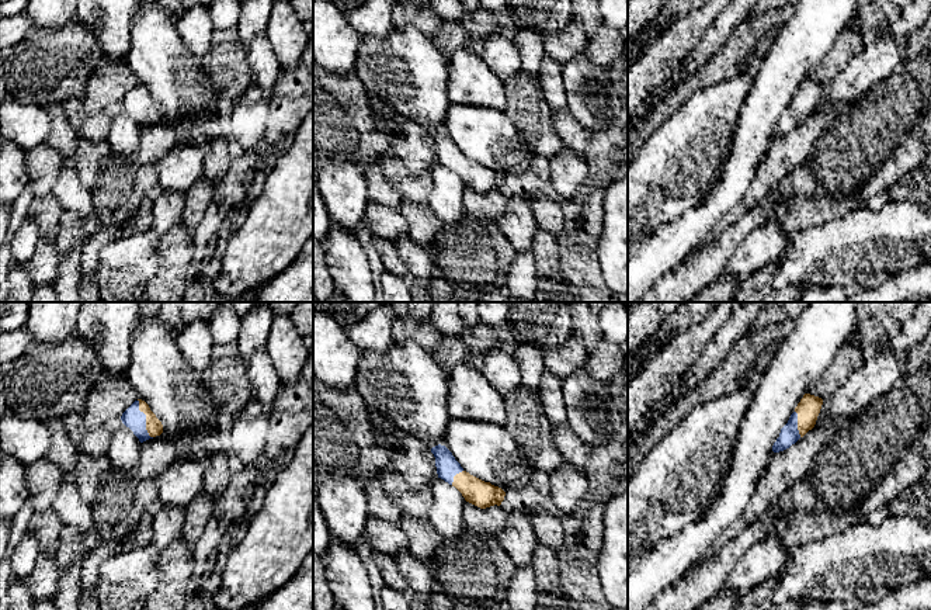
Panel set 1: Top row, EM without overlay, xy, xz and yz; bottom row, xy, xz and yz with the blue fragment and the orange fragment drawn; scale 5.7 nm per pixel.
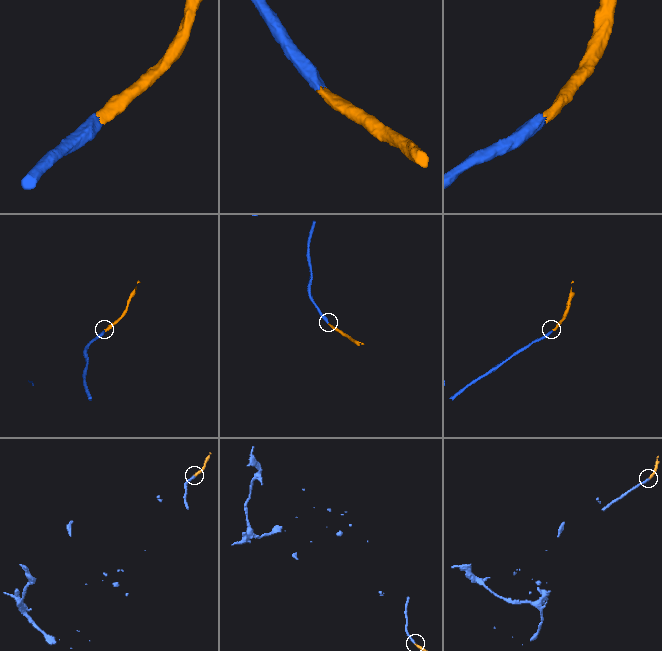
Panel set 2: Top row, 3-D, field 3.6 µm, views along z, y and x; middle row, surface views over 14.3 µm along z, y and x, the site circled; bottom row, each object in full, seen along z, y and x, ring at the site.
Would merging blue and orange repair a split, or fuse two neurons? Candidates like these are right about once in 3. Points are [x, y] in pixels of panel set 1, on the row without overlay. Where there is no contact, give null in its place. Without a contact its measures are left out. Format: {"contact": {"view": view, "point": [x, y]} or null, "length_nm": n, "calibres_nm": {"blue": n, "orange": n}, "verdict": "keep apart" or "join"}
{"contact": {"view": "xy", "point": [145, 104]}, "length_nm": 240, "calibres_nm": {"blue": 120, "orange": 90}, "verdict": "join"}

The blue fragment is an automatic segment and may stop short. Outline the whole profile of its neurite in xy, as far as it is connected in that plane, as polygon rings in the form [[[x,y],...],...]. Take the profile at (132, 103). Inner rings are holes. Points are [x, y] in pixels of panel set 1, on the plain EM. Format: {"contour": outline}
{"contour": [[[138,84],[121,101],[122,108],[129,112],[140,128],[160,121],[163,110],[150,96],[149,90]]]}

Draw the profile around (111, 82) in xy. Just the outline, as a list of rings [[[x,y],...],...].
[[[104,59],[84,87],[83,111],[88,119],[114,111],[135,86],[138,80],[126,62]]]

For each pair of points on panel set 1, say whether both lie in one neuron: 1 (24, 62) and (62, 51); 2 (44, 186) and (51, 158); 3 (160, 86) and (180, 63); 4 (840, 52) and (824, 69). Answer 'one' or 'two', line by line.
1: one
2: one
3: one
4: one

